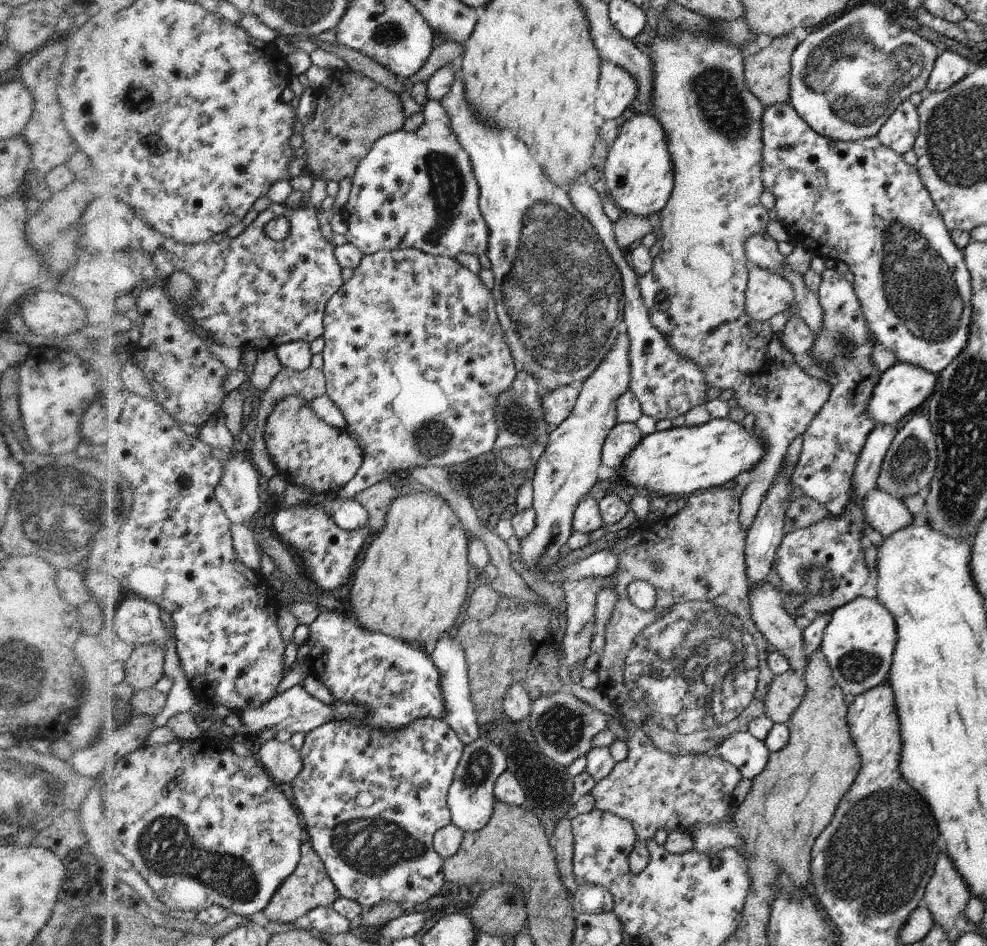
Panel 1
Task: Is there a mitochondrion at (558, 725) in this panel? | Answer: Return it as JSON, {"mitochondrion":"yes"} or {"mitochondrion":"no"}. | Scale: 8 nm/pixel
{"mitochondrion":"yes"}

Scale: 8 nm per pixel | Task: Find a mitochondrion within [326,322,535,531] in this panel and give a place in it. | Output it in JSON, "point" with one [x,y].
{"point":[431,439]}

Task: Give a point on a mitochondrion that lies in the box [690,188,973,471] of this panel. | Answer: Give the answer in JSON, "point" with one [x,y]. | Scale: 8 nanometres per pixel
{"point":[920,288]}

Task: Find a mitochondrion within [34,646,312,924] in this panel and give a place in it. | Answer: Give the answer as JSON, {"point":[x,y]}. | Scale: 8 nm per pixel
{"point":[164,847]}

